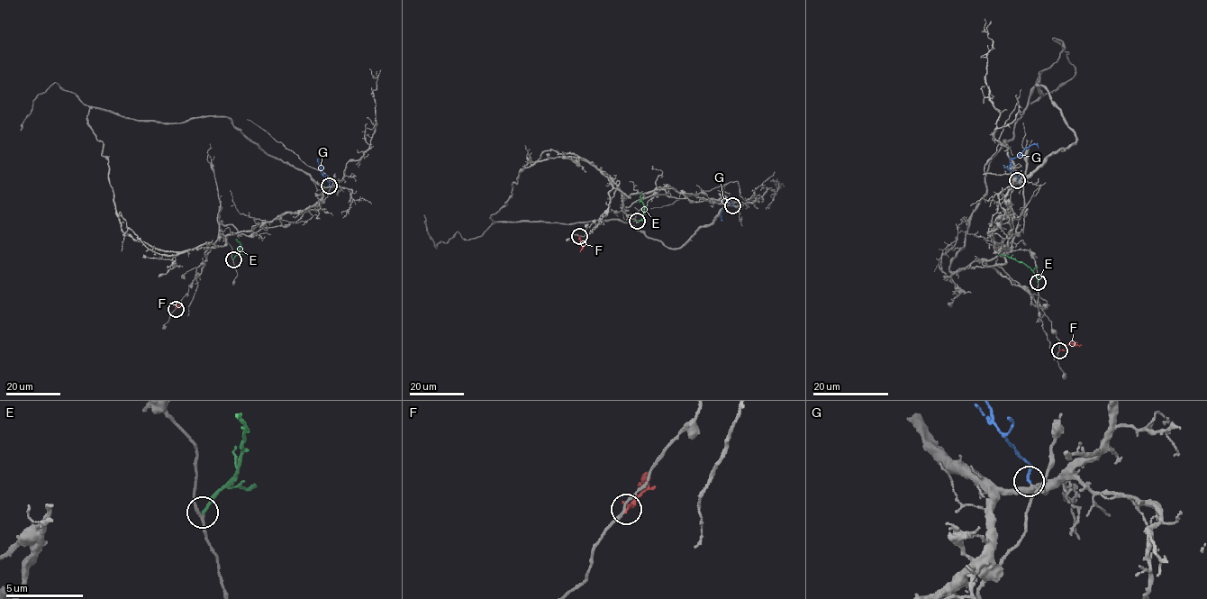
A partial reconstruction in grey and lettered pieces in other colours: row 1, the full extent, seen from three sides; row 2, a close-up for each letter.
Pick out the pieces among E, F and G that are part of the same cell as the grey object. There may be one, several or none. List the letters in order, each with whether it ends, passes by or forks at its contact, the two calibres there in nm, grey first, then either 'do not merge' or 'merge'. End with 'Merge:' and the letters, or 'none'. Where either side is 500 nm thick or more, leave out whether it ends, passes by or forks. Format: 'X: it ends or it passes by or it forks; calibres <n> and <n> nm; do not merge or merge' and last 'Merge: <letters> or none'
E: it ends; calibres 180 and 190 nm; do not merge
F: it ends; calibres 190 and 110 nm; do not merge
G: it ends; calibres 340 and 170 nm; merge
Merge: G

